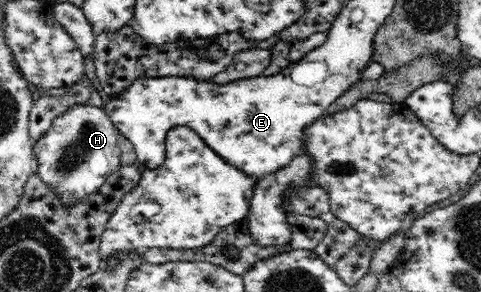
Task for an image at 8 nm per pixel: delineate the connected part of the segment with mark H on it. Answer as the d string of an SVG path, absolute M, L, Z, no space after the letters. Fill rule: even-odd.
M73 105L73 108L53 119L45 136L35 142L36 173L56 190L63 209L97 193L109 174L119 168L121 151L118 145L120 133L101 107Z

